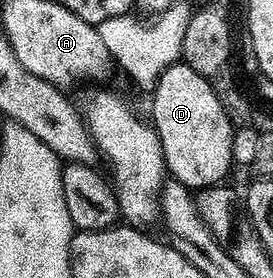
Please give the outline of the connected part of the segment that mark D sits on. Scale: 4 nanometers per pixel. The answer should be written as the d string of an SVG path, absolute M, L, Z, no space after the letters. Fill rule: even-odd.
M178 63L163 71L159 83L151 91L151 97L153 97L151 124L157 130L157 138L161 141L168 176L174 181L182 181L193 191L224 182L228 178L225 176L228 175L229 169L234 168L231 143L235 125L229 116L229 110L215 95L211 83L207 83L207 79L203 79L203 75L199 75L199 71L195 71L191 66Z

